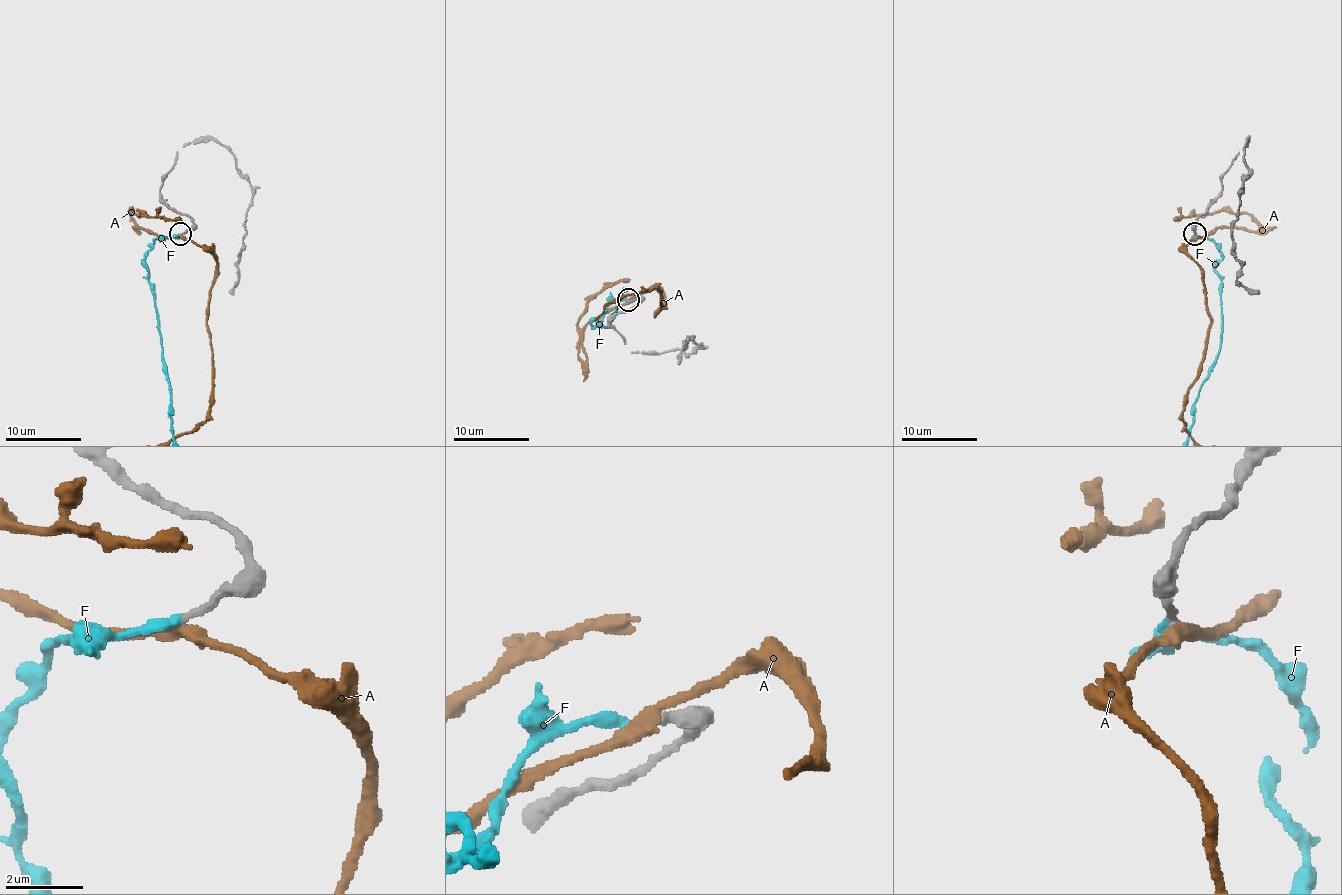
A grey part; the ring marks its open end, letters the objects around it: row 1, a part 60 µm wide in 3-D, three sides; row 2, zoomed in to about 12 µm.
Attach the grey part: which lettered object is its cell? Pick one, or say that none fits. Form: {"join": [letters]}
{"join": ["F"]}

